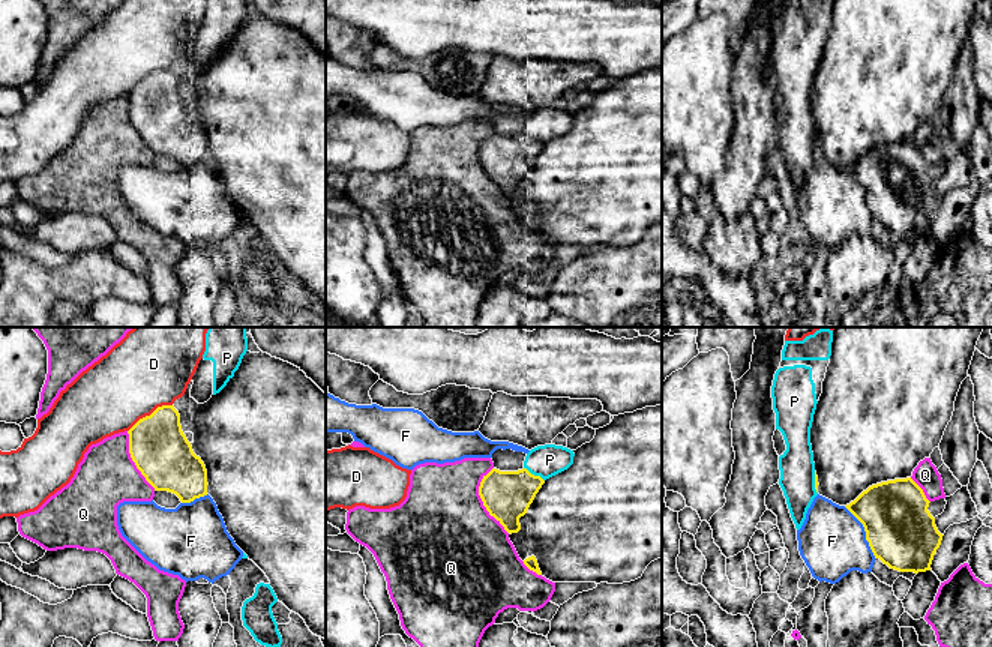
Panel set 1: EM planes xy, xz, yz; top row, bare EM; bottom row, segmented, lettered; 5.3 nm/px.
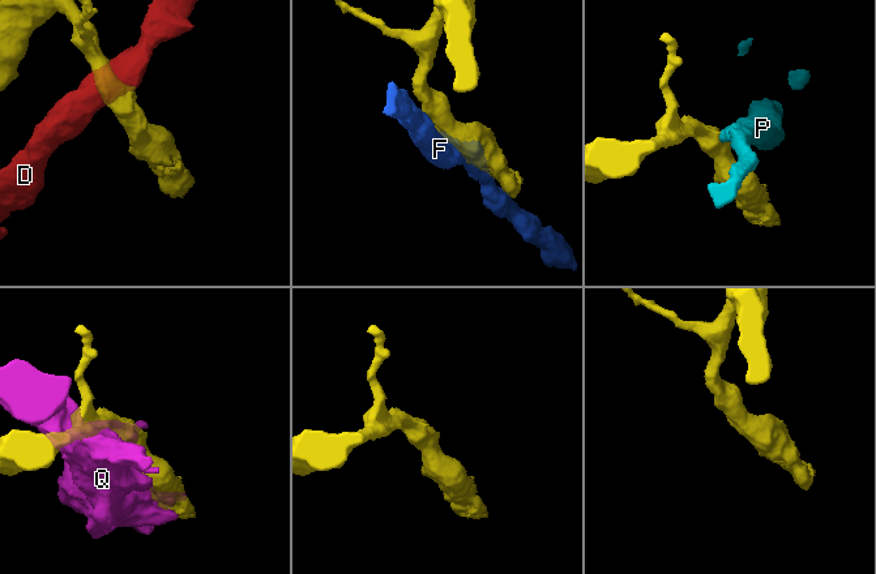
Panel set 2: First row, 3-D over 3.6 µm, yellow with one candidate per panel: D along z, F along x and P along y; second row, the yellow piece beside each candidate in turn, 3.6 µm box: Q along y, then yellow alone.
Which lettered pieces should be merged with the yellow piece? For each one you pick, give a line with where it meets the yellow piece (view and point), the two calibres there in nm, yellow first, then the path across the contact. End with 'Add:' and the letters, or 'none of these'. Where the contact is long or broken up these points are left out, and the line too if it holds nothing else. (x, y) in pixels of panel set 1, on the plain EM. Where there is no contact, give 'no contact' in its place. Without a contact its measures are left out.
P: xz (533, 138) | 260/170 nm
Add: P

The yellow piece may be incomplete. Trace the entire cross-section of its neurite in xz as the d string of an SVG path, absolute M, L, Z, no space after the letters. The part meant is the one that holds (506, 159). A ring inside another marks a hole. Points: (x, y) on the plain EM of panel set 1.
M545 108L527 117L522 134L492 132L479 150L483 170L507 197L518 197L519 182L527 177L545 144L567 134L573 120L573 114L567 111Z

